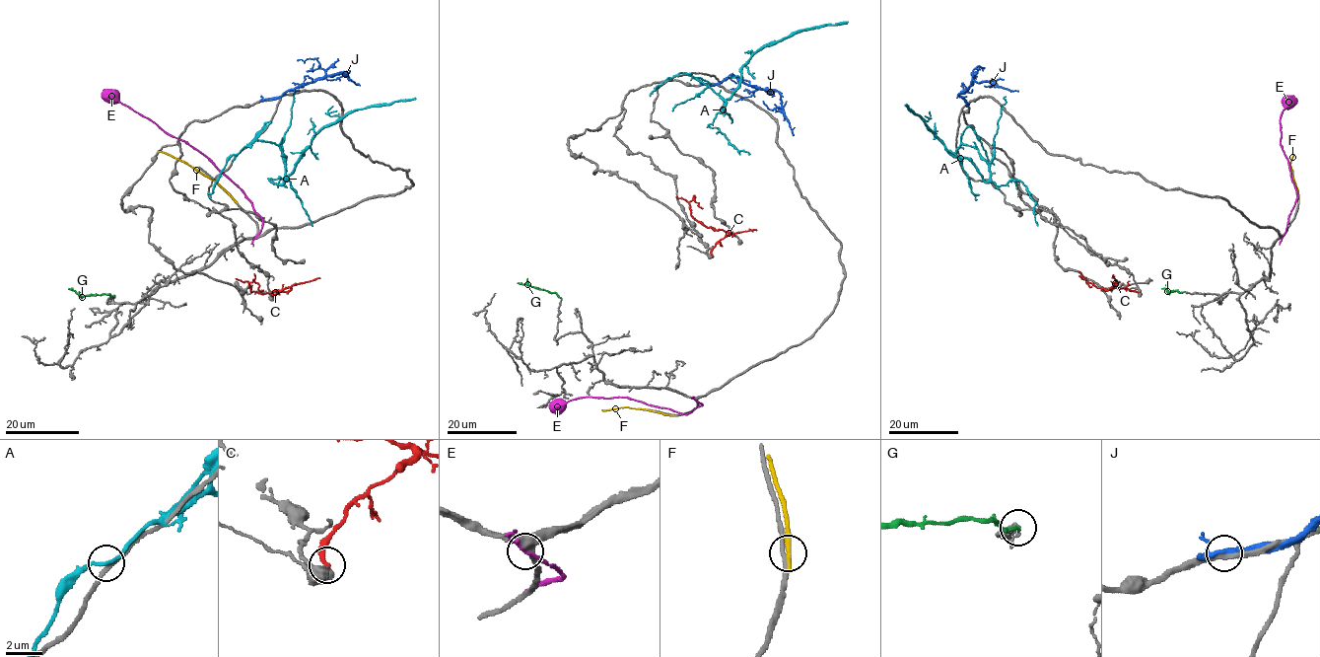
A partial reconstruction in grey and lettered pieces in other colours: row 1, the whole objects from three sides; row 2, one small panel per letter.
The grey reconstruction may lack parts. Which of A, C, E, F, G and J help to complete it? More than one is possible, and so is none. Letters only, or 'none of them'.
G

